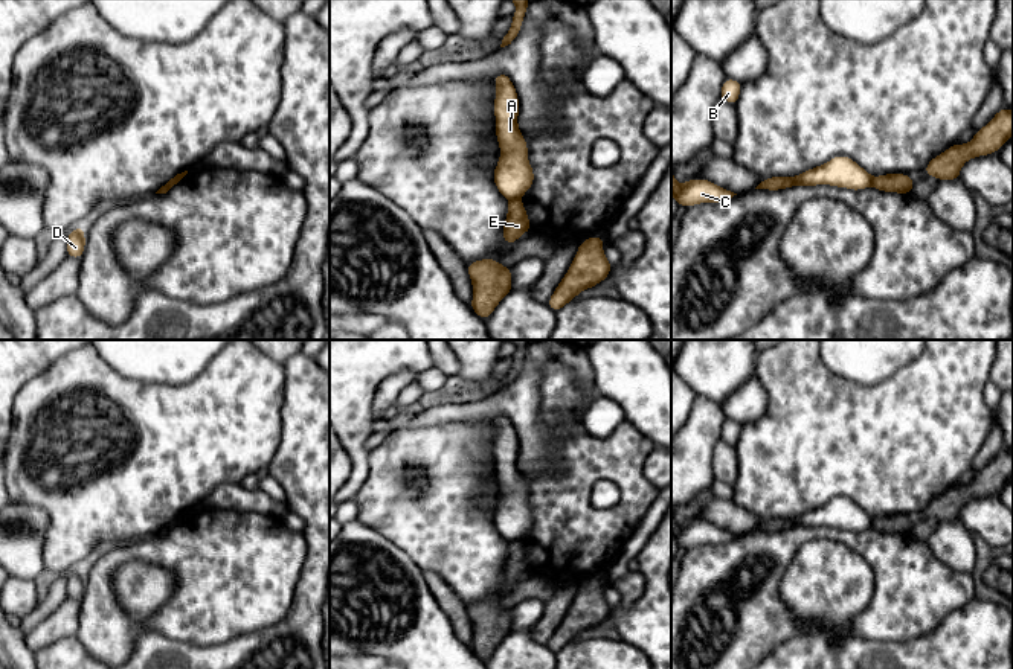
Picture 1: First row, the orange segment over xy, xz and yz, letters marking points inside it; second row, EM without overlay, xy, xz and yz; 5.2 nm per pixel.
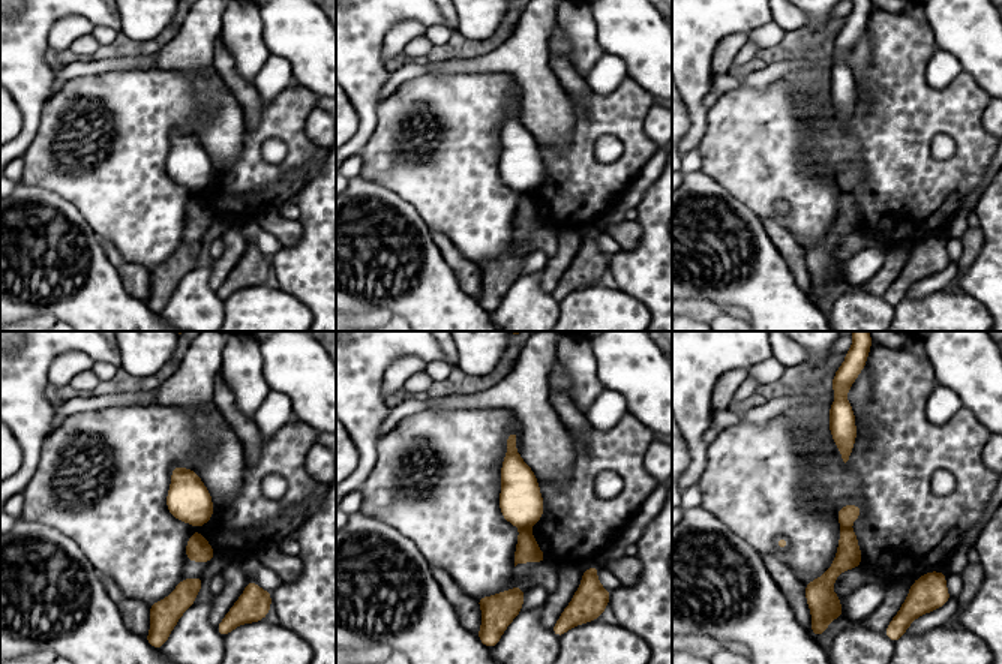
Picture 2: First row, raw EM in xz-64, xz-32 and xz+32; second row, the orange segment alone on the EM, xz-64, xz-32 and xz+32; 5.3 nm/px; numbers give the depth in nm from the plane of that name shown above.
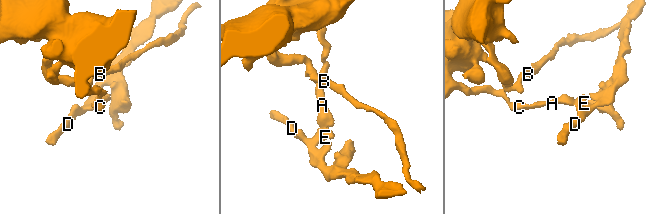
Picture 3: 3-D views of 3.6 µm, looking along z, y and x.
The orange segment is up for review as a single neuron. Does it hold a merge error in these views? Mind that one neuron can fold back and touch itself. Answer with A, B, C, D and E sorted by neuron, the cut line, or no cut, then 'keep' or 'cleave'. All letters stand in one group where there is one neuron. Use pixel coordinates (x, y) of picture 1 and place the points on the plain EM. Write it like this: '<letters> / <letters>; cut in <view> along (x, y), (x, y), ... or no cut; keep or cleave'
A B C / D E; cut in xz along (510, 540), (517, 541); cleave

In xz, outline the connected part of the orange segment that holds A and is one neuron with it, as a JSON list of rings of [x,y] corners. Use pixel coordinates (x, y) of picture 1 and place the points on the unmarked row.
[[[496,416],[496,477],[500,500],[493,514],[497,532],[508,541],[519,541],[534,524],[534,514],[526,500],[528,486],[517,466],[519,439],[508,416]]]

